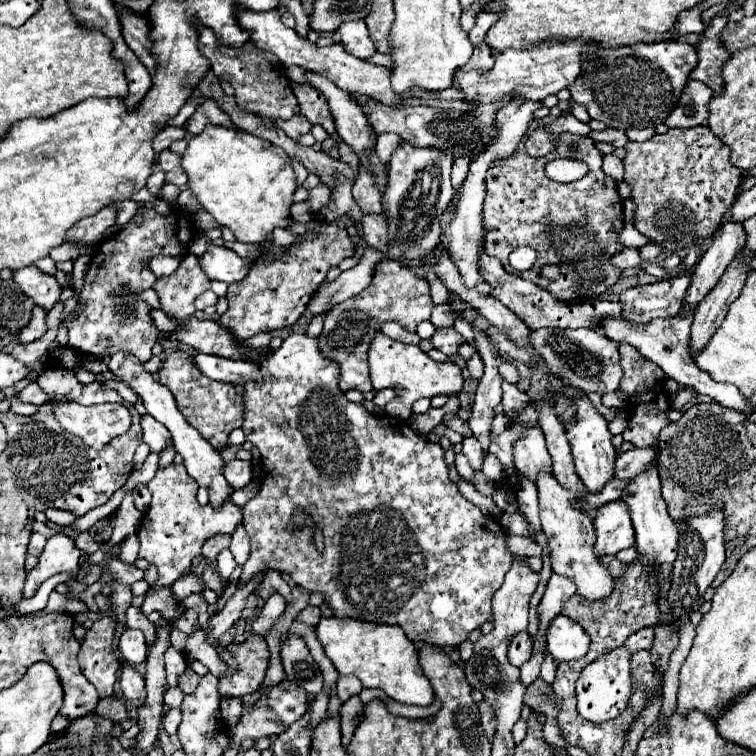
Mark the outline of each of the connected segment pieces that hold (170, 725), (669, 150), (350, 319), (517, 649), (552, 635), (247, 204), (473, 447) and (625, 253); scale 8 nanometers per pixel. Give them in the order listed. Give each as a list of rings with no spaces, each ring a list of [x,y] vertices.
[[[168,709],[166,715],[164,715],[164,721],[162,721],[164,729],[168,735],[174,735],[178,725],[180,725],[180,709]]]
[[[706,125],[692,129],[668,129],[664,135],[654,135],[644,143],[626,143],[624,149],[624,181],[630,185],[630,199],[636,205],[634,227],[646,235],[650,243],[662,245],[662,255],[690,247],[706,237],[712,237],[720,229],[722,217],[738,193],[742,171],[730,165],[728,147]]]
[[[380,261],[376,265],[376,271],[372,275],[372,285],[368,285],[362,293],[356,297],[350,297],[348,301],[336,305],[332,311],[324,317],[324,329],[318,337],[318,349],[322,355],[330,361],[336,361],[340,365],[340,389],[358,389],[362,393],[372,391],[370,375],[368,375],[368,347],[374,337],[352,337],[352,329],[362,335],[372,335],[380,329],[386,321],[400,323],[406,331],[414,333],[418,323],[430,319],[432,313],[432,297],[430,287],[426,281],[420,281],[412,271],[400,261]]]
[[[522,631],[512,639],[508,647],[508,659],[514,667],[520,667],[524,665],[524,661],[528,661],[530,651],[532,651],[532,637],[526,631]]]
[[[566,615],[552,621],[548,629],[548,651],[556,661],[576,661],[588,653],[590,637],[586,631]]]
[[[210,125],[204,133],[190,139],[186,153],[182,155],[182,167],[188,173],[188,183],[194,195],[198,197],[204,211],[208,211],[220,225],[228,227],[236,241],[240,243],[262,243],[276,227],[288,229],[294,221],[290,217],[290,205],[294,203],[296,191],[296,173],[292,171],[292,159],[284,153],[284,149],[254,137],[246,131],[220,129]]]
[[[464,437],[464,441],[462,441],[462,451],[464,451],[464,455],[468,457],[470,465],[478,471],[478,469],[482,467],[482,447],[480,447],[478,439],[476,439],[476,437]]]
[[[620,249],[616,255],[612,255],[612,265],[618,267],[620,271],[628,267],[638,267],[640,265],[638,249]]]

